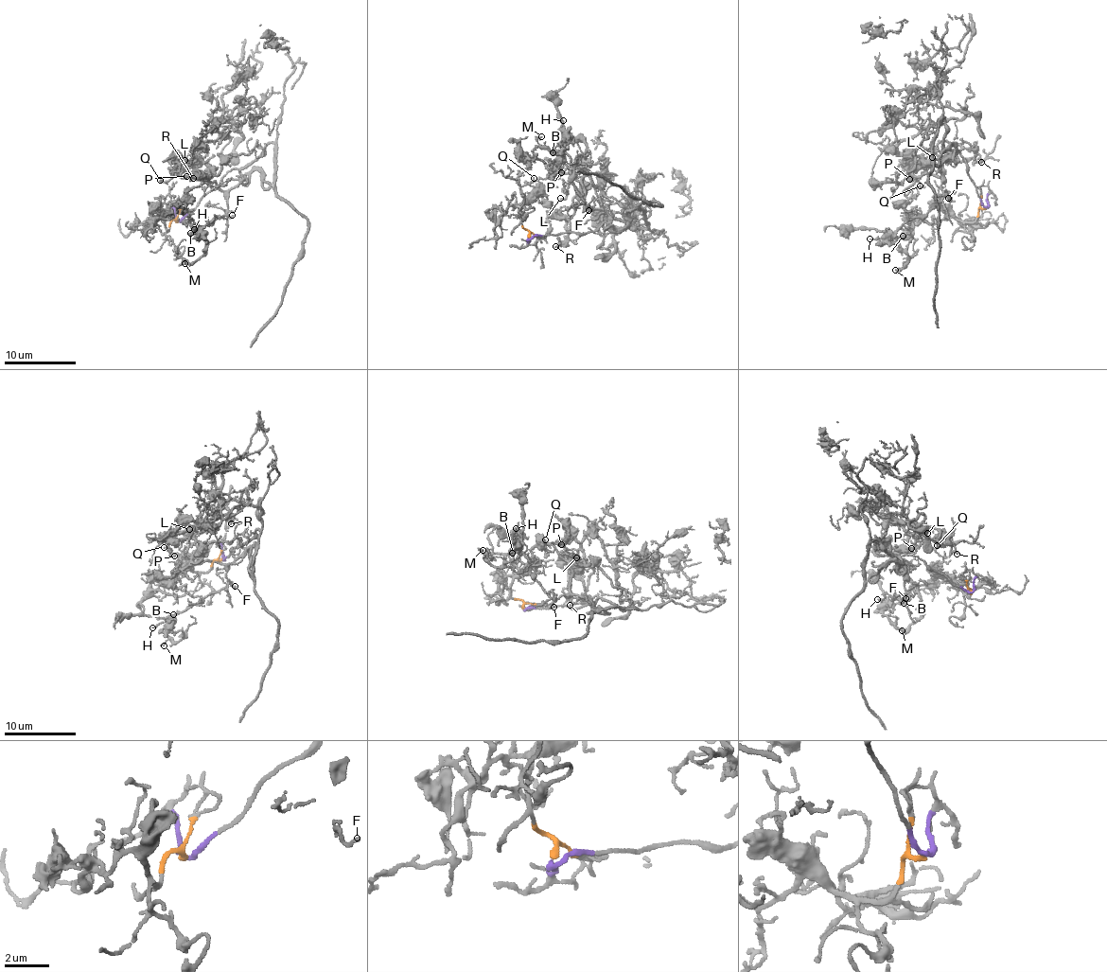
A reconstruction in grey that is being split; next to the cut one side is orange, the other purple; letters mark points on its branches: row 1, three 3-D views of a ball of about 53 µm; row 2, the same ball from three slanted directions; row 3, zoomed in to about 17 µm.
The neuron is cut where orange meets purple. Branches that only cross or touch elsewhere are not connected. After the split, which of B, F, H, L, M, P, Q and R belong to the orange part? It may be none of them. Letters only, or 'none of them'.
none of them

